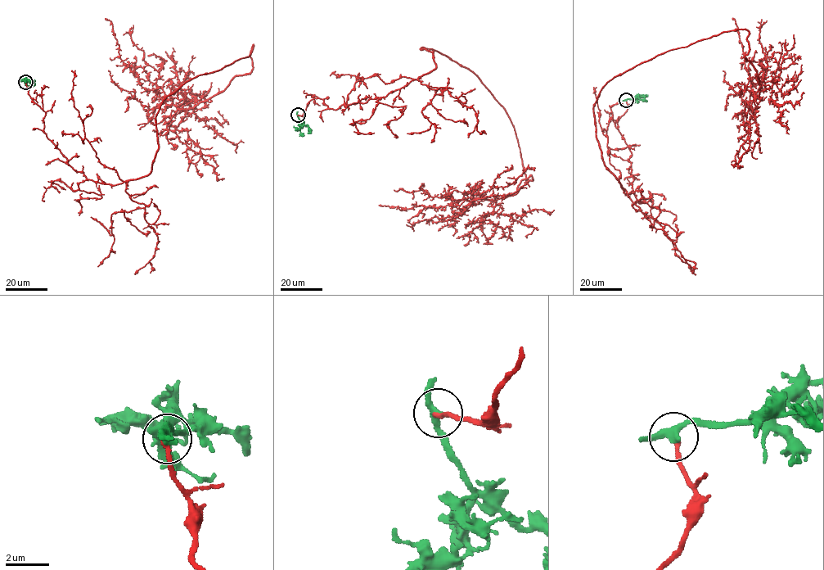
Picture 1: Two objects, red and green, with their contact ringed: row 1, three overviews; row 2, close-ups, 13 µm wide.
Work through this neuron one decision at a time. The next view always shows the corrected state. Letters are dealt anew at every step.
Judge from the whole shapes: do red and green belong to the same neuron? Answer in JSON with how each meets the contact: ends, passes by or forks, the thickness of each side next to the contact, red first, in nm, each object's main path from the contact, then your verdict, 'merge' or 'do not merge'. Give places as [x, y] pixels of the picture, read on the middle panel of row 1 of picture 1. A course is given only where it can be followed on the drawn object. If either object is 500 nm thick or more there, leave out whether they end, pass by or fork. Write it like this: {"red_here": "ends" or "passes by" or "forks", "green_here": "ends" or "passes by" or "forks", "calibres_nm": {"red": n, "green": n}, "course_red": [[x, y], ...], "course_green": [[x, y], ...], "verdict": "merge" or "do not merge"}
{"red_here": "ends", "green_here": "passes by", "calibres_nm": {"red": 220, "green": 320}, "course_red": [[298, 115], [399, 90], [436, 65], [421, 47], [477, 75], [533, 179], [495, 200], [378, 205]], "course_green": [[298, 115], [308, 128]], "verdict": "do not merge"}

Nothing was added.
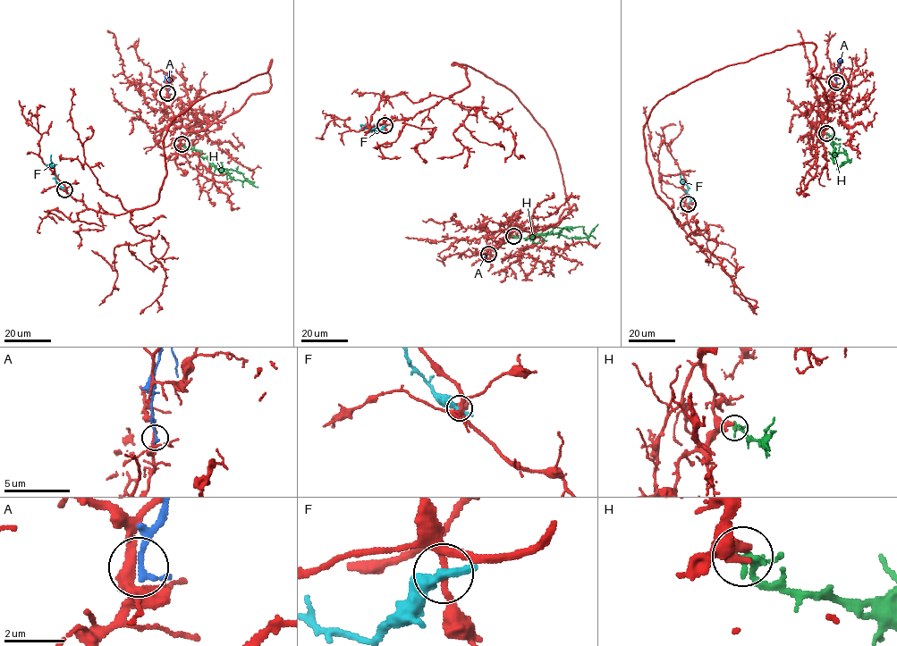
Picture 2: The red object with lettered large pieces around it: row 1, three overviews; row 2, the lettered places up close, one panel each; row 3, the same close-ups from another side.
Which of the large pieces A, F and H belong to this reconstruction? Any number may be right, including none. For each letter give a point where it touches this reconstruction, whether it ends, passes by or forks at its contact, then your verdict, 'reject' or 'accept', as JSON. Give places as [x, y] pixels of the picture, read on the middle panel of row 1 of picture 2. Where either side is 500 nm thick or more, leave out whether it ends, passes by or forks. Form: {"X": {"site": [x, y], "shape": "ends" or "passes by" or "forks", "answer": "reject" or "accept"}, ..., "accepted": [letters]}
{"A": {"site": [488, 254], "shape": "ends", "answer": "reject"}, "F": {"site": [385, 125], "shape": "ends", "answer": "reject"}, "H": {"site": [513, 236], "shape": "passes by", "answer": "accept"}, "accepted": ["H"]}

